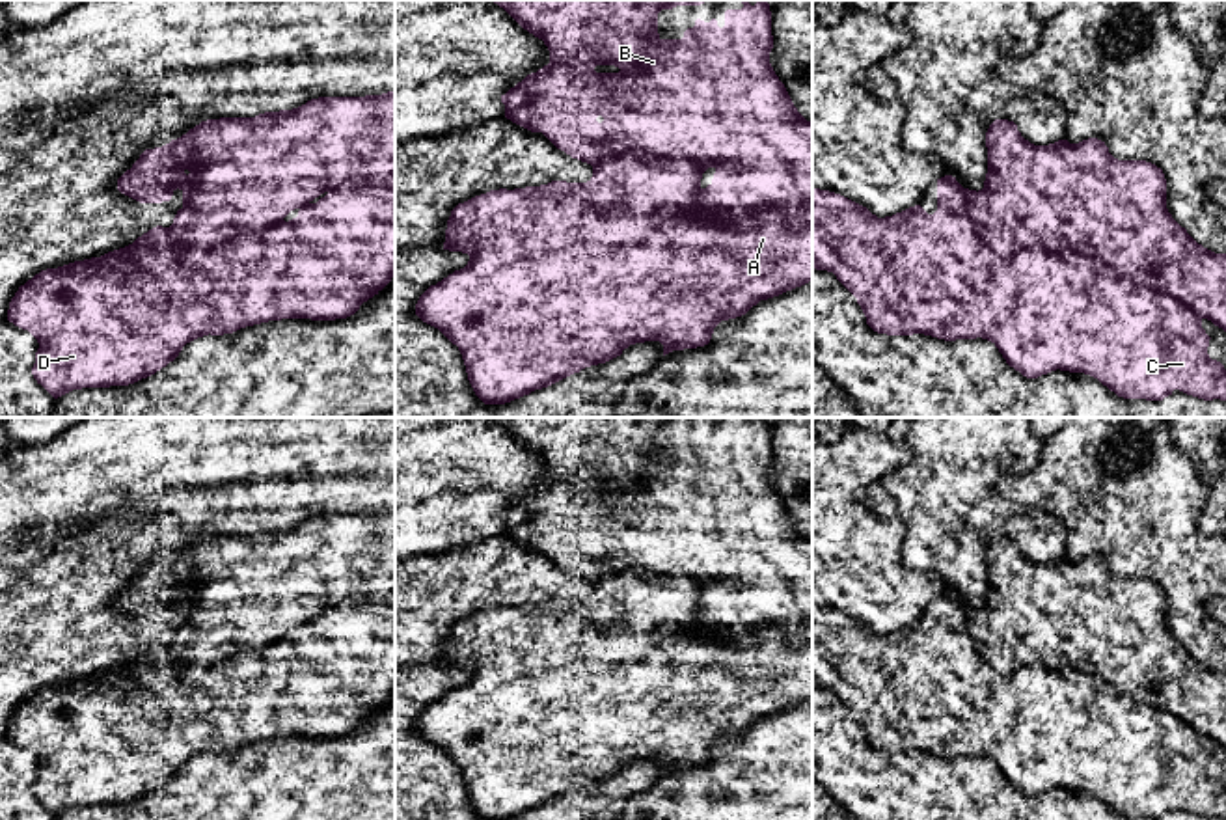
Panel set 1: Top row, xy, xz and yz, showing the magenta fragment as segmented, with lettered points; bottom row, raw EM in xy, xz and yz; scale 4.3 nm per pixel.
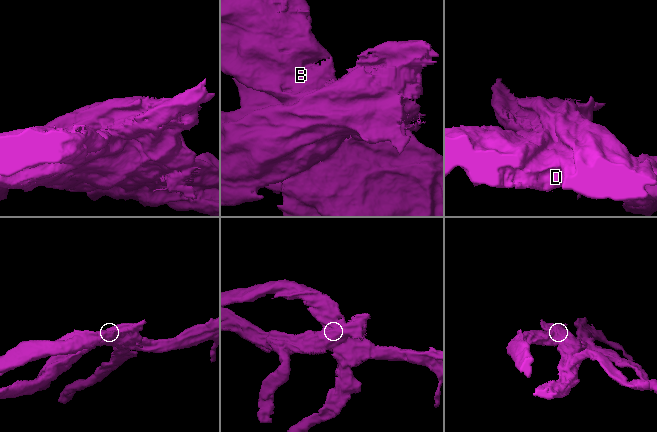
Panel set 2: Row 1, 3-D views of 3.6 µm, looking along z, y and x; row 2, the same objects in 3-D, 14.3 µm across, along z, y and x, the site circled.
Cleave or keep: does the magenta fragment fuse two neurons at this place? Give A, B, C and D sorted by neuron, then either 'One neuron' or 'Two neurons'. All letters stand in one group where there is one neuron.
Groups: A / B C D. Two neurons

